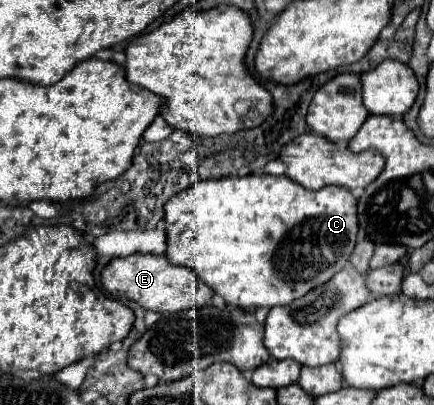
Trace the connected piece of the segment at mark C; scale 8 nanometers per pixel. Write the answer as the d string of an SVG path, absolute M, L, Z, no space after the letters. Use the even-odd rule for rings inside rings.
M245 175L245 177L225 177L225 179L209 179L199 181L193 187L185 189L185 193L179 193L177 197L169 199L165 205L165 233L167 233L167 251L165 257L171 265L185 265L191 267L197 277L209 285L217 295L225 299L225 303L253 311L259 307L277 307L277 305L289 305L295 299L301 299L309 291L313 291L319 285L325 285L333 275L337 275L345 265L353 251L355 239L357 239L357 199L341 187L325 187L319 191L307 191L299 185L293 185L285 175L273 177L273 175Z

